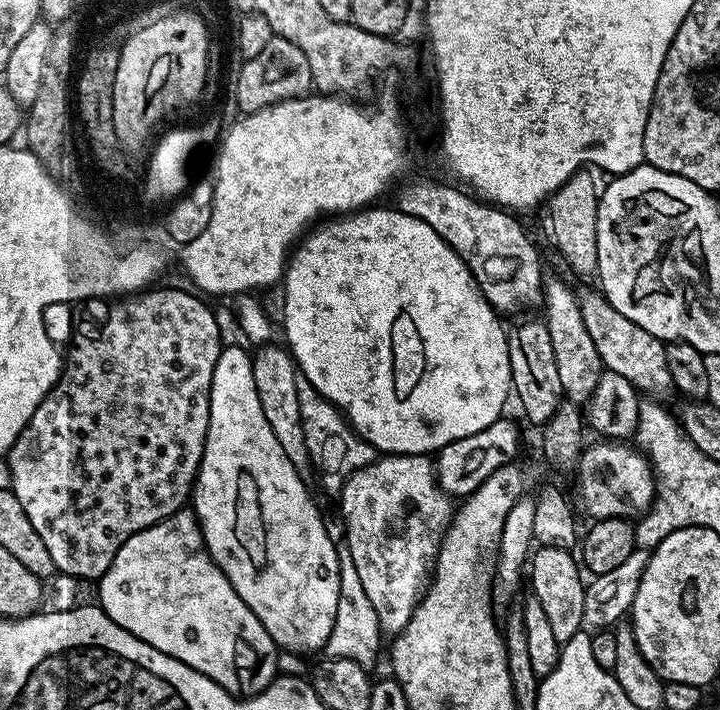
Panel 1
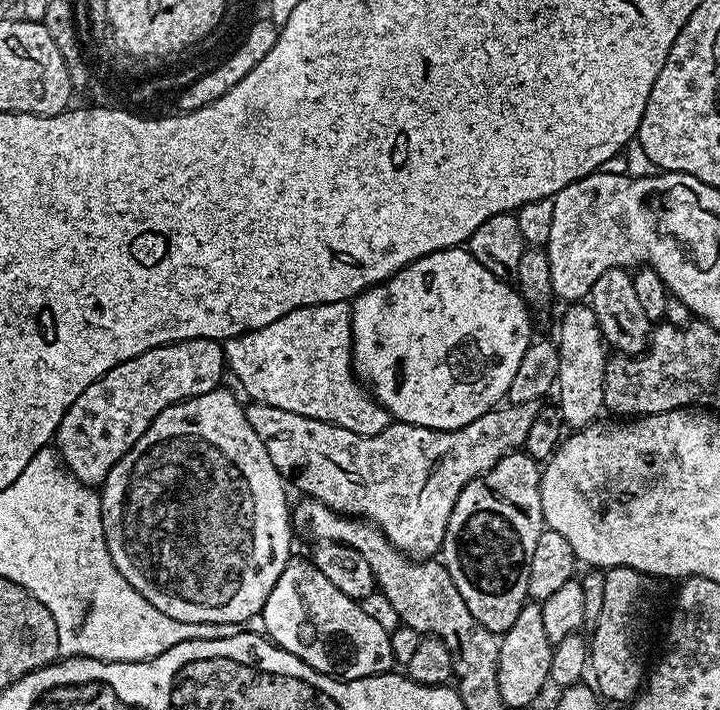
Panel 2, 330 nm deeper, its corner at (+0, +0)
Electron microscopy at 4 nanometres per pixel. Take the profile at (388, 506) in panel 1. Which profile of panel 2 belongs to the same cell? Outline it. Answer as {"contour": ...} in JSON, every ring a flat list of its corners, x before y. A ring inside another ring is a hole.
{"contour":[[531,400,497,406,458,430,439,432,433,428,390,422,373,436,354,434,354,430,272,408,268,404,249,403,244,413,250,426,254,426,254,434,262,438,270,462,274,462,289,485,297,484,305,497,322,502,331,512,371,520,382,530,385,538,409,558,432,558,444,547,446,526,454,502,458,502,458,494,462,494,470,481,494,467,506,454,523,449,526,434,530,434,530,426,534,426,541,411,541,401]]}

